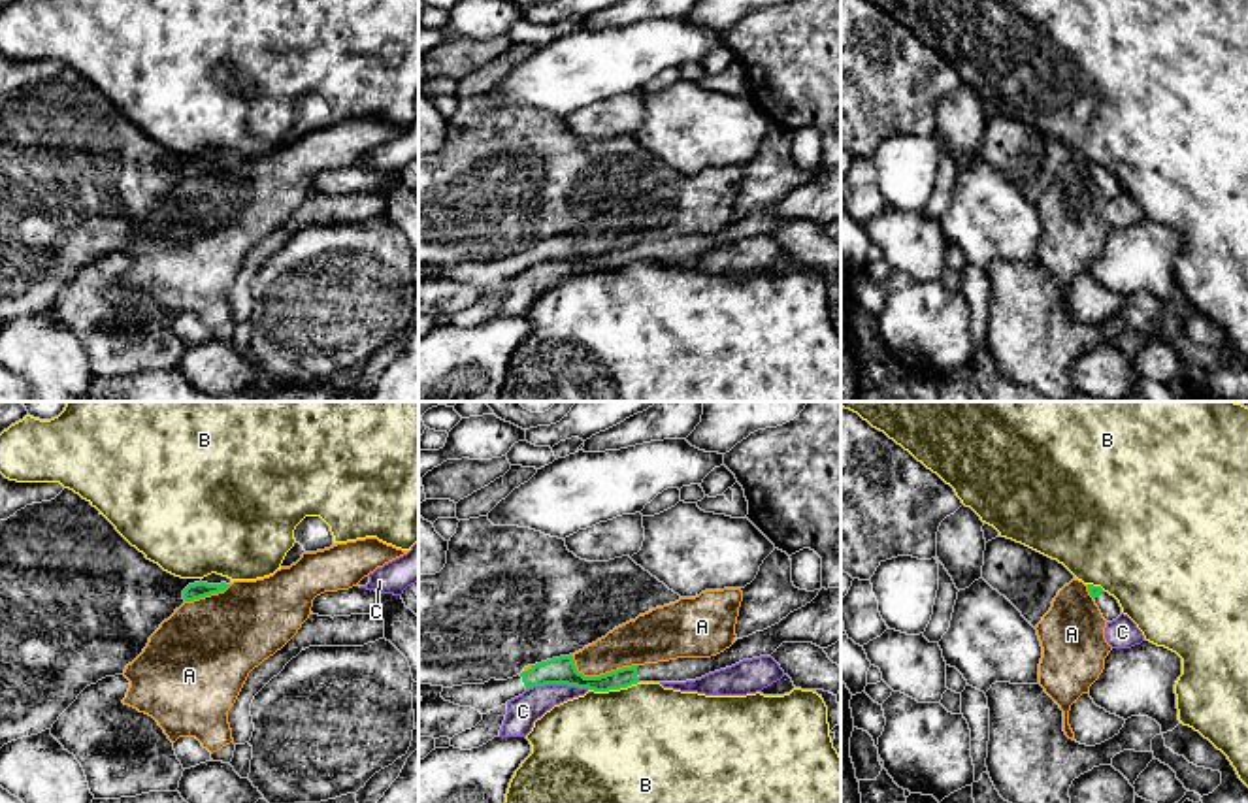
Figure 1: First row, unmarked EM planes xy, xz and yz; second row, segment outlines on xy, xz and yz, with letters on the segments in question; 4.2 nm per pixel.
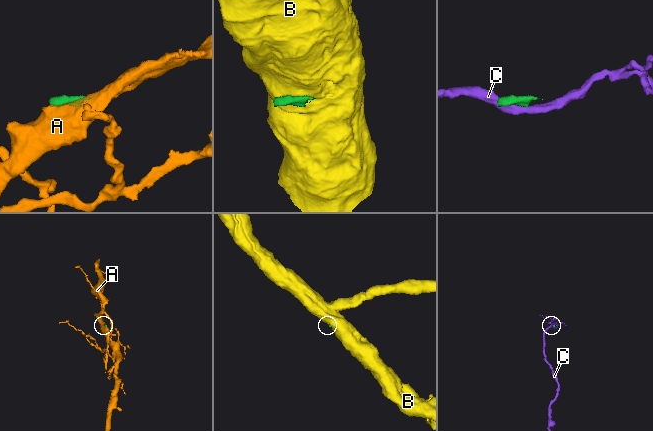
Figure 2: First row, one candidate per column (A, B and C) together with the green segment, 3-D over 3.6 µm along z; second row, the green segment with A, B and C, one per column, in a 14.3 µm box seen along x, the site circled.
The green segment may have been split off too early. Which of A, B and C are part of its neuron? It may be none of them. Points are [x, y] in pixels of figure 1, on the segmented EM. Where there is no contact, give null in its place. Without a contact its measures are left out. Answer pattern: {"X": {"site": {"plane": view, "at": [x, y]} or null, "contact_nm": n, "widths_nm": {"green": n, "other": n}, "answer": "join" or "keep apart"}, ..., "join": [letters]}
{"A": {"site": {"plane": "xz", "at": [600, 675]}, "contact_nm": 300, "widths_nm": {"green": 120, "other": 200}, "answer": "keep apart"}, "B": {"site": {"plane": "xz", "at": [613, 688]}, "contact_nm": 220, "widths_nm": {"green": 120, "other": 480}, "answer": "keep apart"}, "C": {"site": {"plane": "xz", "at": [557, 683]}, "contact_nm": 280, "widths_nm": {"green": 120, "other": 140}, "answer": "keep apart"}, "join": []}

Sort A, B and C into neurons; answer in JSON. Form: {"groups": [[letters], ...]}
{"groups": [["A"], ["B"], ["C"]]}

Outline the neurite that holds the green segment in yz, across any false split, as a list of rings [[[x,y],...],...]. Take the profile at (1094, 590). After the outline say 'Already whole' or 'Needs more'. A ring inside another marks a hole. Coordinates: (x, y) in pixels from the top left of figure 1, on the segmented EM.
[[[1088,584],[1088,592],[1107,622],[1112,622],[1122,615],[1118,599],[1105,592],[1101,586]]]. Needs more

